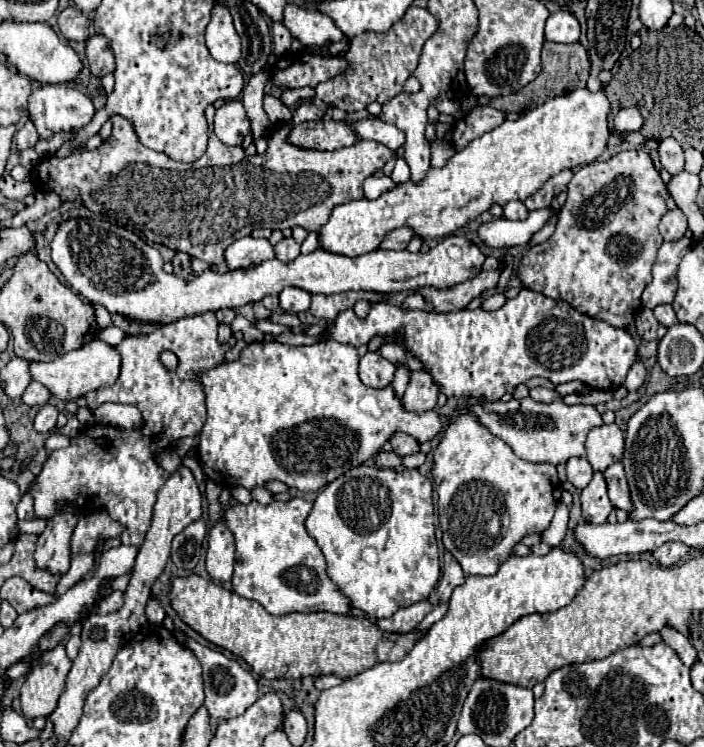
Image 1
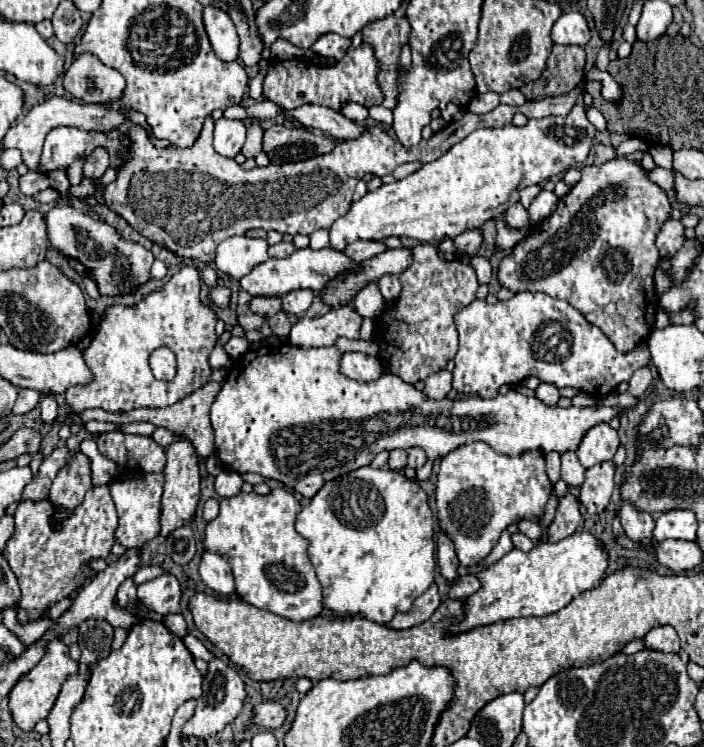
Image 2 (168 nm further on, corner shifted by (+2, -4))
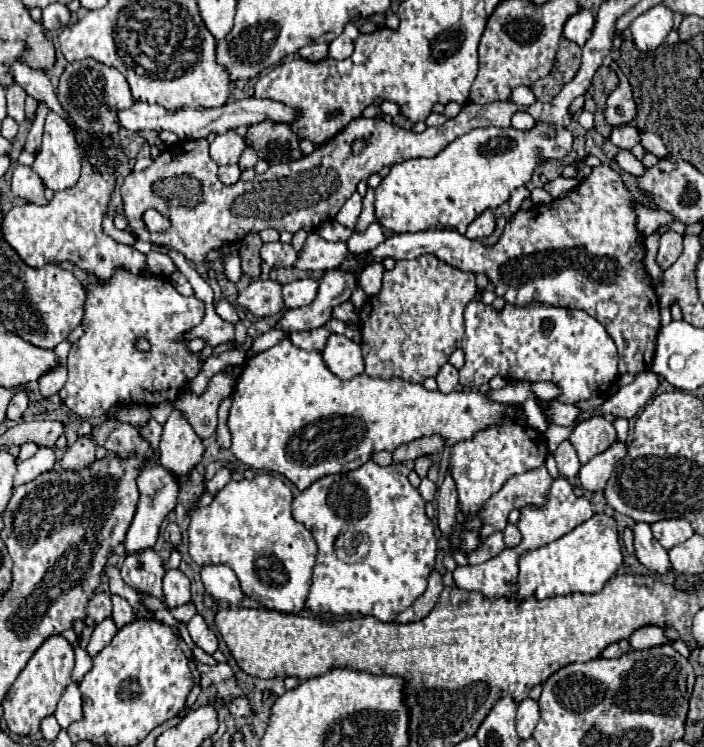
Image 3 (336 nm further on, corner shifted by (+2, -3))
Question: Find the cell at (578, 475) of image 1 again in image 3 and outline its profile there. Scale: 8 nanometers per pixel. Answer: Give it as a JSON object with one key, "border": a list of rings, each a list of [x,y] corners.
{"border":[[[569,440],[561,442],[557,452],[555,452],[555,460],[557,460],[557,468],[559,468],[559,474],[567,480],[575,478],[579,474],[579,468],[581,468],[581,462],[577,458],[577,452],[573,448],[573,444]]]}

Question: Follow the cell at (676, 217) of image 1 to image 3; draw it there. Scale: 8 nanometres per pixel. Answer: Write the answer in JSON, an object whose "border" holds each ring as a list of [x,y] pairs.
{"border":[[[669,230],[661,234],[661,242],[659,242],[659,252],[657,252],[657,264],[661,268],[669,268],[683,252],[683,236]]]}

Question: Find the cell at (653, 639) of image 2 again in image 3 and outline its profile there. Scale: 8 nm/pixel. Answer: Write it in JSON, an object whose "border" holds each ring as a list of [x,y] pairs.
{"border":[[[643,626],[643,628],[639,628],[631,634],[629,642],[631,642],[631,648],[645,650],[645,648],[669,644],[669,638],[667,638],[665,630],[659,628],[659,626]]]}

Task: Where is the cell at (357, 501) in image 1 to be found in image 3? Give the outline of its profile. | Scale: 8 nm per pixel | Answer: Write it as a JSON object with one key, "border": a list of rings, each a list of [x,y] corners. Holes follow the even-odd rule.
{"border":[[[369,460],[357,470],[345,474],[331,474],[317,480],[293,500],[293,518],[313,534],[319,546],[311,590],[307,596],[307,608],[311,612],[331,612],[337,616],[363,614],[373,616],[381,622],[393,622],[399,612],[409,608],[425,592],[427,578],[433,572],[437,556],[437,540],[433,534],[433,522],[425,514],[425,500],[409,484],[407,474],[409,468],[405,464],[379,466],[373,460]],[[349,530],[353,534],[363,534],[369,538],[369,554],[359,564],[339,564],[335,552],[335,540]]]}

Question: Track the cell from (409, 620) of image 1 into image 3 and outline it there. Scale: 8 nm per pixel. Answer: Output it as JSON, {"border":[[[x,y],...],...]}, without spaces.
{"border":[[[431,572],[427,590],[413,602],[413,606],[409,606],[407,610],[403,610],[403,612],[395,618],[395,622],[397,622],[397,624],[409,624],[409,622],[419,622],[419,620],[423,620],[423,618],[433,610],[437,598],[439,598],[439,594],[441,594],[441,590],[443,590],[443,582],[441,582],[439,572]]]}

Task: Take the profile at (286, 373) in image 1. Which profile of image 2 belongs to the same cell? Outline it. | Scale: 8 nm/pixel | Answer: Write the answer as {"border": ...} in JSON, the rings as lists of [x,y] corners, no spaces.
{"border":[[[293,345],[259,347],[237,357],[229,369],[223,389],[211,405],[215,447],[221,463],[225,463],[223,467],[237,473],[251,471],[277,479],[297,493],[303,493],[303,497],[311,499],[323,487],[323,483],[369,465],[381,451],[421,447],[429,461],[435,461],[437,457],[445,457],[449,451],[455,451],[461,445],[483,441],[493,451],[511,457],[527,449],[541,449],[543,453],[557,449],[559,453],[565,453],[575,451],[591,427],[603,421],[611,421],[625,411],[621,407],[603,405],[551,409],[539,399],[527,397],[513,389],[507,395],[497,395],[493,399],[465,397],[453,401],[445,397],[435,401],[425,397],[415,385],[405,383],[397,375],[381,375],[369,383],[353,381],[339,371],[339,357],[341,353],[335,347],[303,349]]]}

